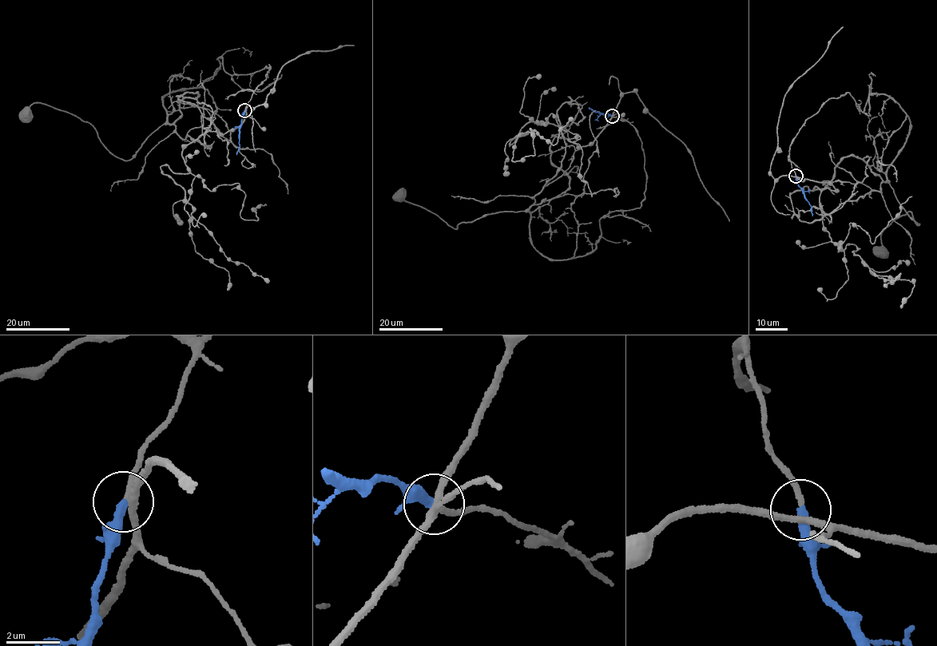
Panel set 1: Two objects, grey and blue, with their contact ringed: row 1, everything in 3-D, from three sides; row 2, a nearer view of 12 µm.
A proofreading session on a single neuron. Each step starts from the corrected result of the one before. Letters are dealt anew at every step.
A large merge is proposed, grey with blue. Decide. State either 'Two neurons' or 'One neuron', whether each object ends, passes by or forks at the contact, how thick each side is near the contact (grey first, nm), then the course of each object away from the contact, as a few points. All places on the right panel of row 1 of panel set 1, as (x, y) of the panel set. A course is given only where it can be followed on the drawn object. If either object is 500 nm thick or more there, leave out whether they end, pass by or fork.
One neuron. At the ring grey forks. At the ring blue ends. Thickness 140 nm (grey) against 340 nm. Course of grey: (796, 175), (792, 141), (823, 102), (892, 98), (911, 126), (887, 177), (919, 224), (892, 222), (882, 252). Course of blue: (796, 175), (798, 185), (811, 207), (812, 215)

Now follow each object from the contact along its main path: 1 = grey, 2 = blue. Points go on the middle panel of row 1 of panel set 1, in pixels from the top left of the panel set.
1: (612, 116), (641, 140), (645, 197), (605, 215), (584, 255), (544, 257), (529, 212), (457, 229), (399, 196)
2: (612, 116), (588, 108)

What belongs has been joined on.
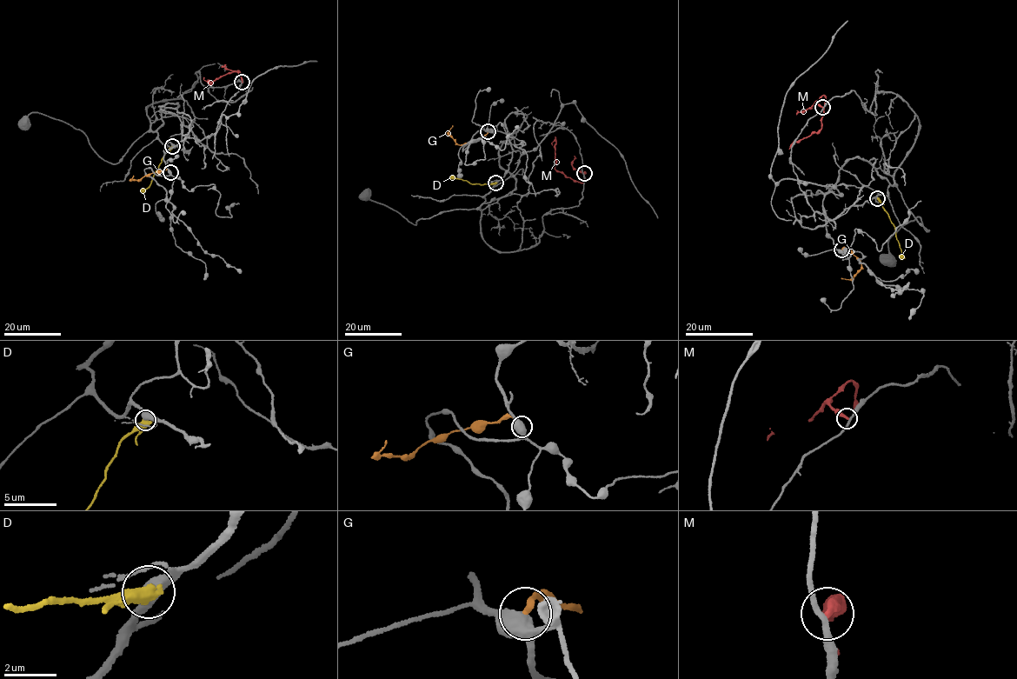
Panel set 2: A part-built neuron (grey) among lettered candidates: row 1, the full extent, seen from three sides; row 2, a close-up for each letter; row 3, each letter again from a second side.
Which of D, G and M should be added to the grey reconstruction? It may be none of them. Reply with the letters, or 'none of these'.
none of these

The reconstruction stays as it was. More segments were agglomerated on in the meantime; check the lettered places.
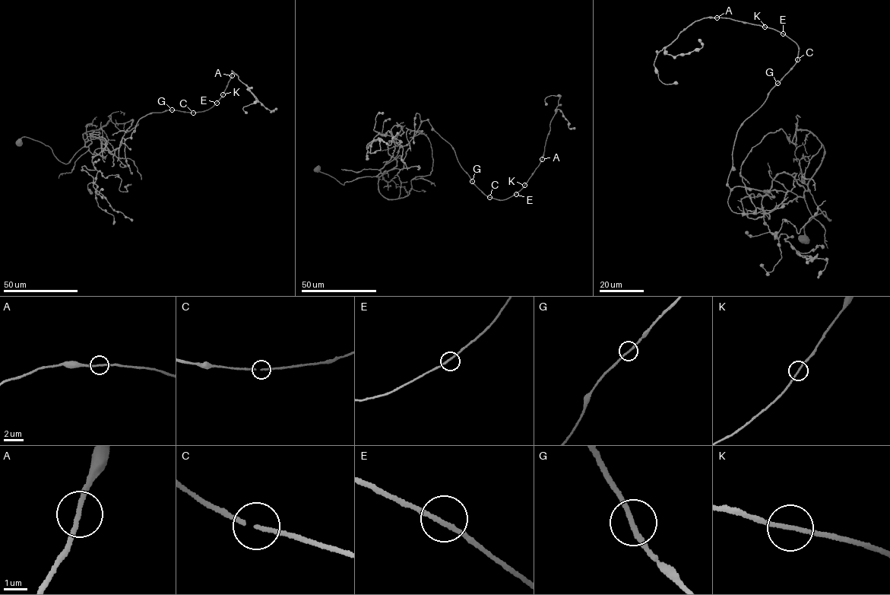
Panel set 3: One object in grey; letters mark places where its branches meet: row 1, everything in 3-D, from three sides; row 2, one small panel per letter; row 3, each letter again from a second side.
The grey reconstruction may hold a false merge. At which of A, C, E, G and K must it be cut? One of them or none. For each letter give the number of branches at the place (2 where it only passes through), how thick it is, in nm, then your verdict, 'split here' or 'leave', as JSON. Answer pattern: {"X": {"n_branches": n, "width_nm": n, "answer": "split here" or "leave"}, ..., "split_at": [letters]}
{"A": {"n_branches": 2, "width_nm": 190, "answer": "leave"}, "C": {"n_branches": 2, "width_nm": 150, "answer": "leave"}, "E": {"n_branches": 2, "width_nm": 180, "answer": "leave"}, "G": {"n_branches": 2, "width_nm": 200, "answer": "leave"}, "K": {"n_branches": 2, "width_nm": 170, "answer": "leave"}, "split_at": []}

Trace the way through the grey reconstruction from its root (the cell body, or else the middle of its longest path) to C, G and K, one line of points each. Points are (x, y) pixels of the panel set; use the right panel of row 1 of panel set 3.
C: (804, 240), (812, 217), (831, 220), (809, 190), (767, 213), (770, 192), (727, 183), (739, 128), (797, 59)
G: (804, 240), (812, 217), (831, 220), (809, 190), (767, 213), (770, 192), (727, 183), (739, 128), (777, 83)
K: (804, 240), (831, 220), (809, 190), (767, 213), (770, 192), (727, 183), (739, 128), (797, 59), (764, 27)

